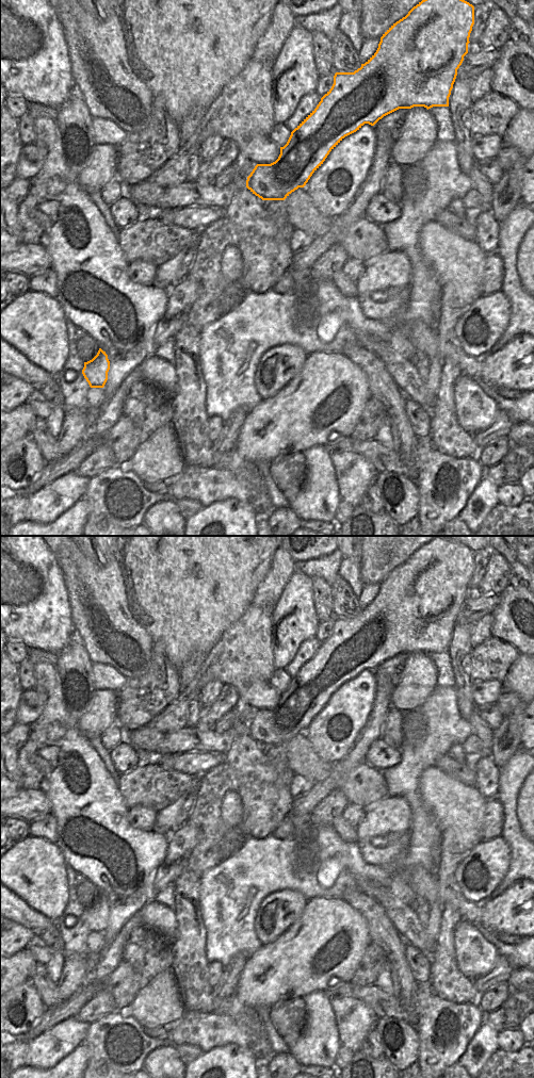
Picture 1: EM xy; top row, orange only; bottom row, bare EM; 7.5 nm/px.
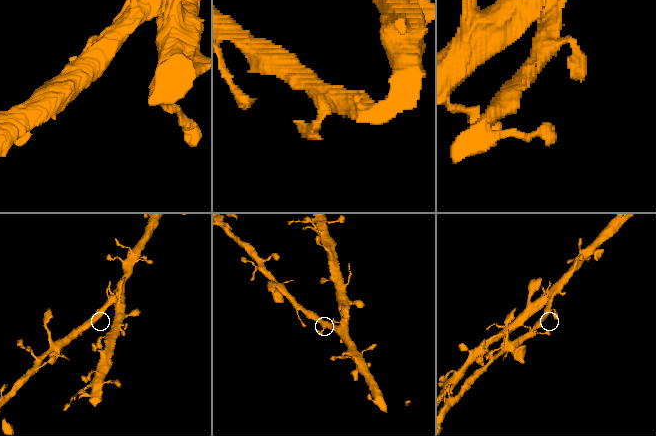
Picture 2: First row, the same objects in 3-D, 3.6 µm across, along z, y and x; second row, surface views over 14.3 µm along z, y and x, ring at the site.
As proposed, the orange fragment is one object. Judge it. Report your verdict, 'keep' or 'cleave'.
keep

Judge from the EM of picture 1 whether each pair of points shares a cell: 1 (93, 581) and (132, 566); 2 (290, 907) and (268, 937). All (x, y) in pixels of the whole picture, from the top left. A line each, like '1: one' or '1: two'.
1: two
2: one

